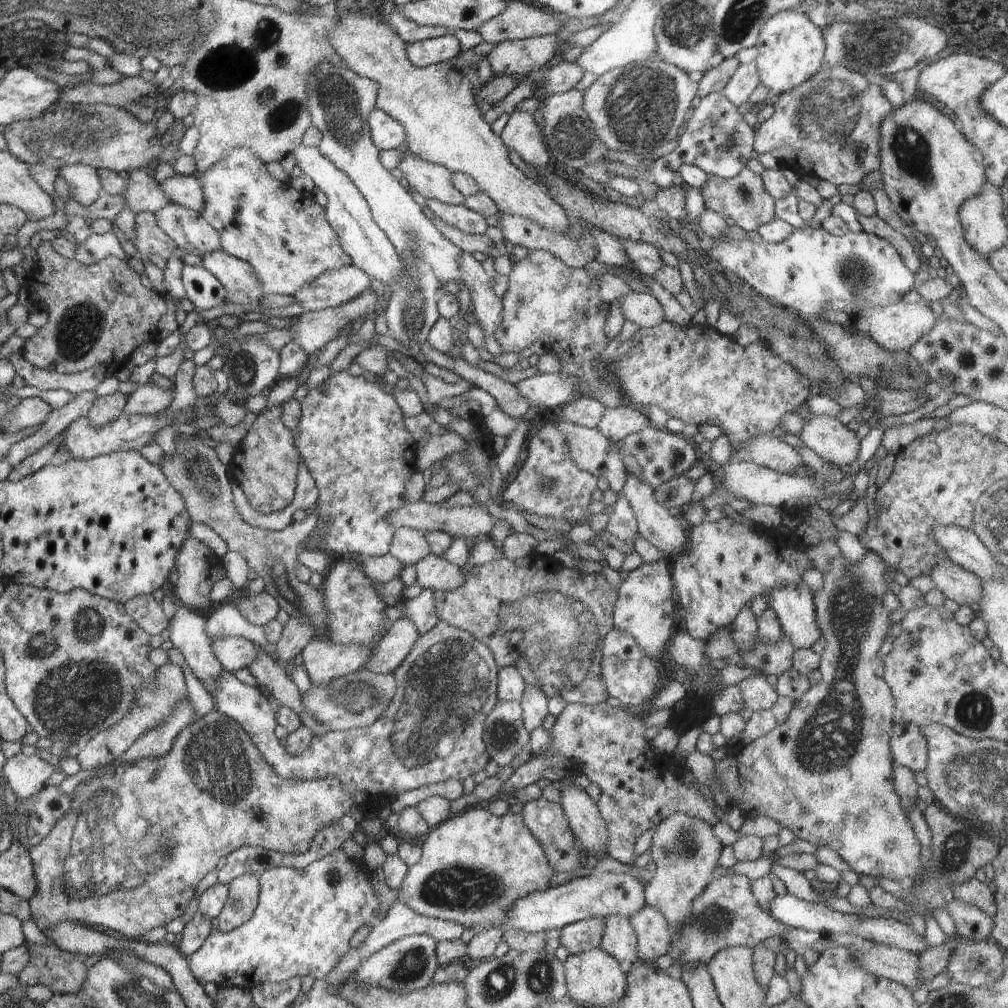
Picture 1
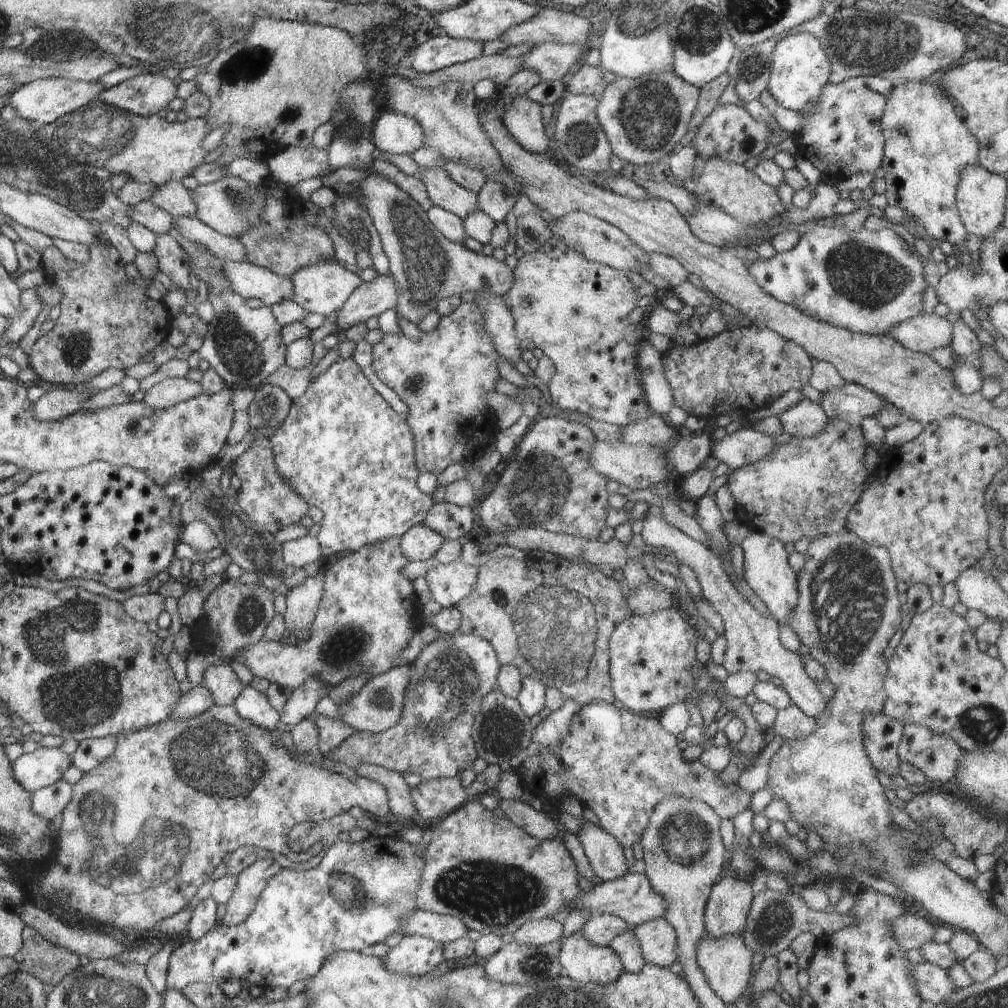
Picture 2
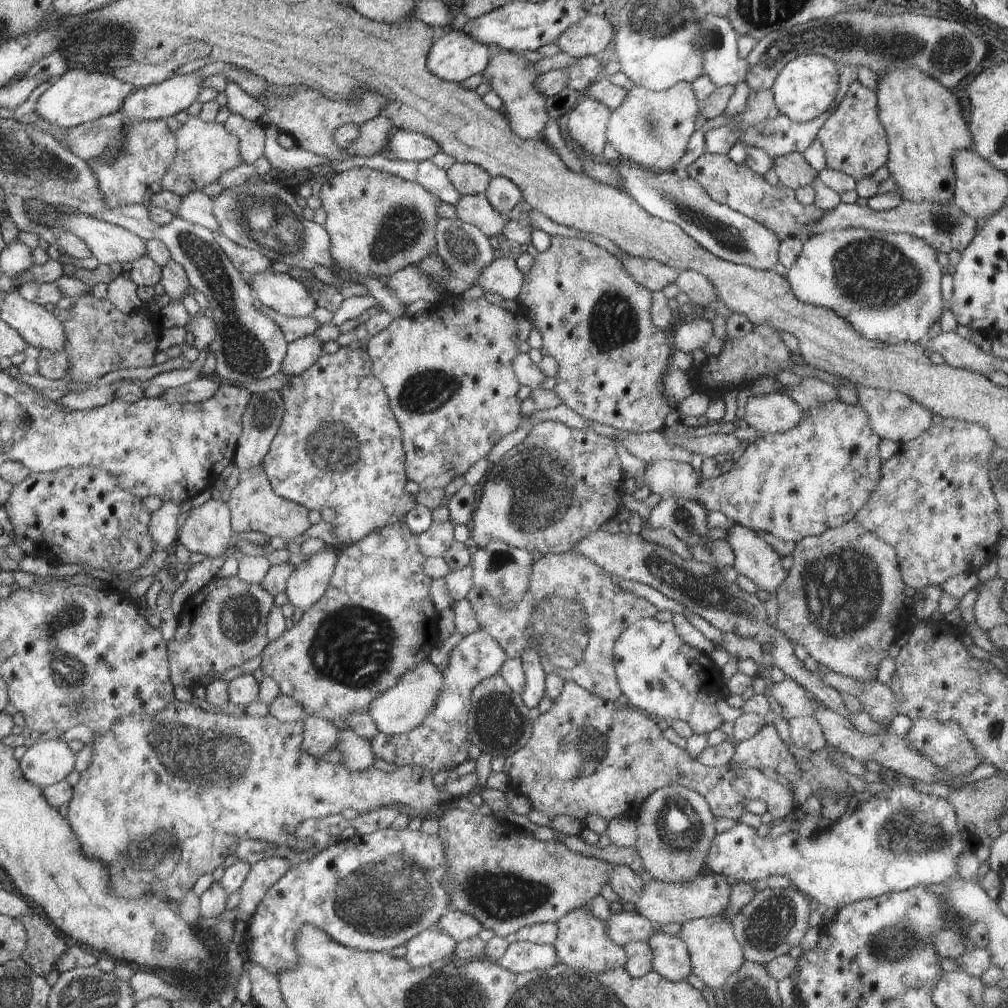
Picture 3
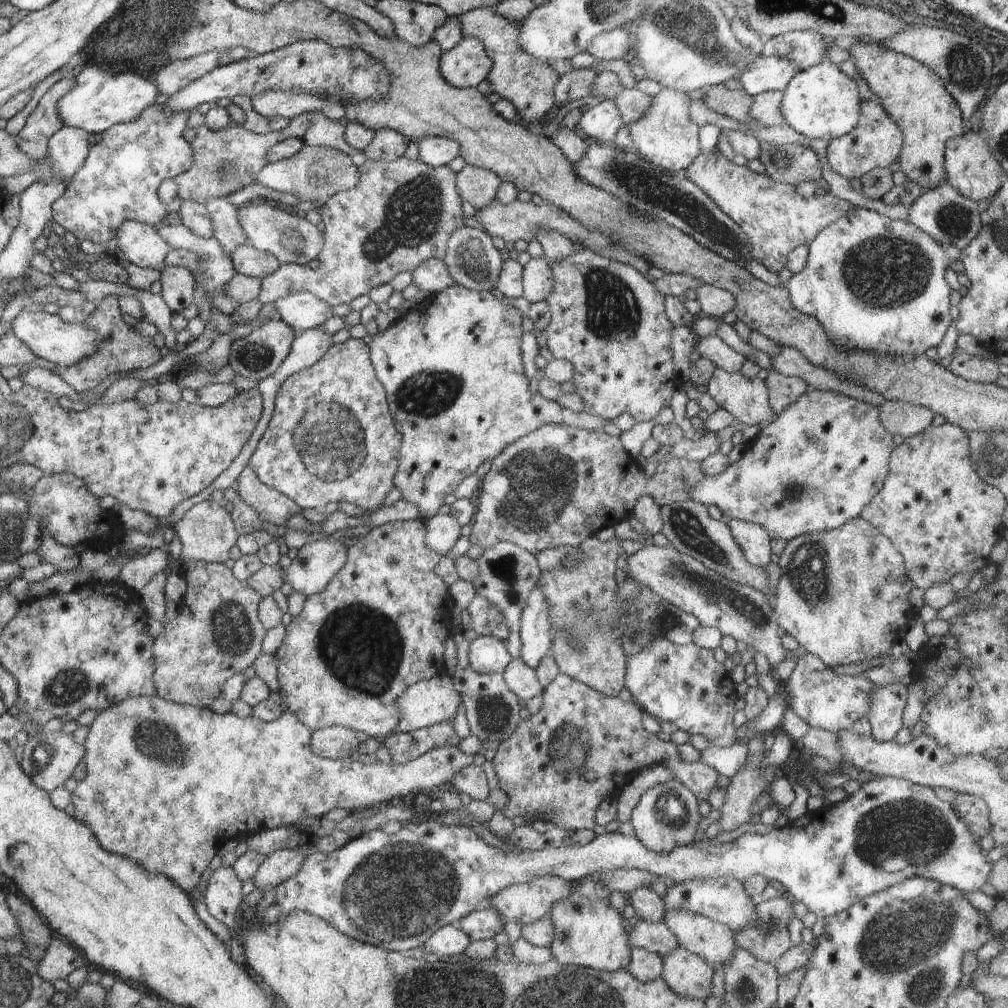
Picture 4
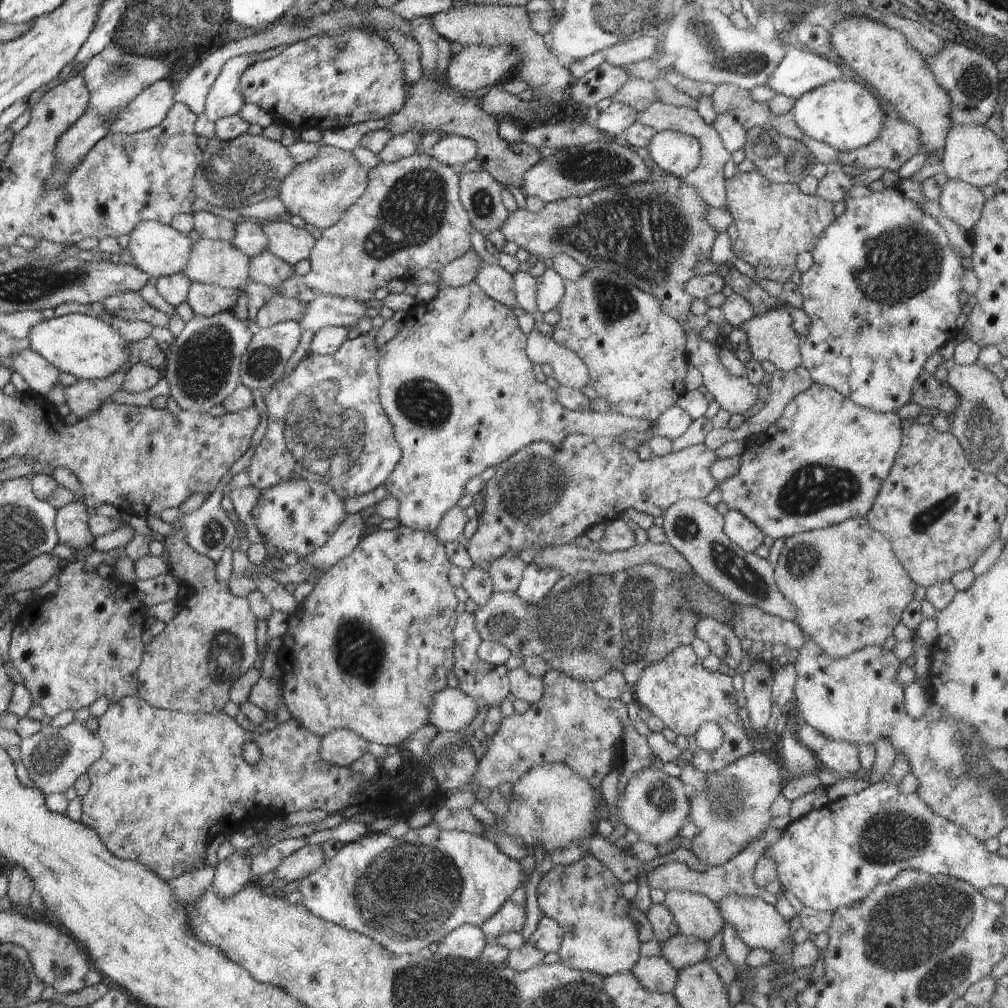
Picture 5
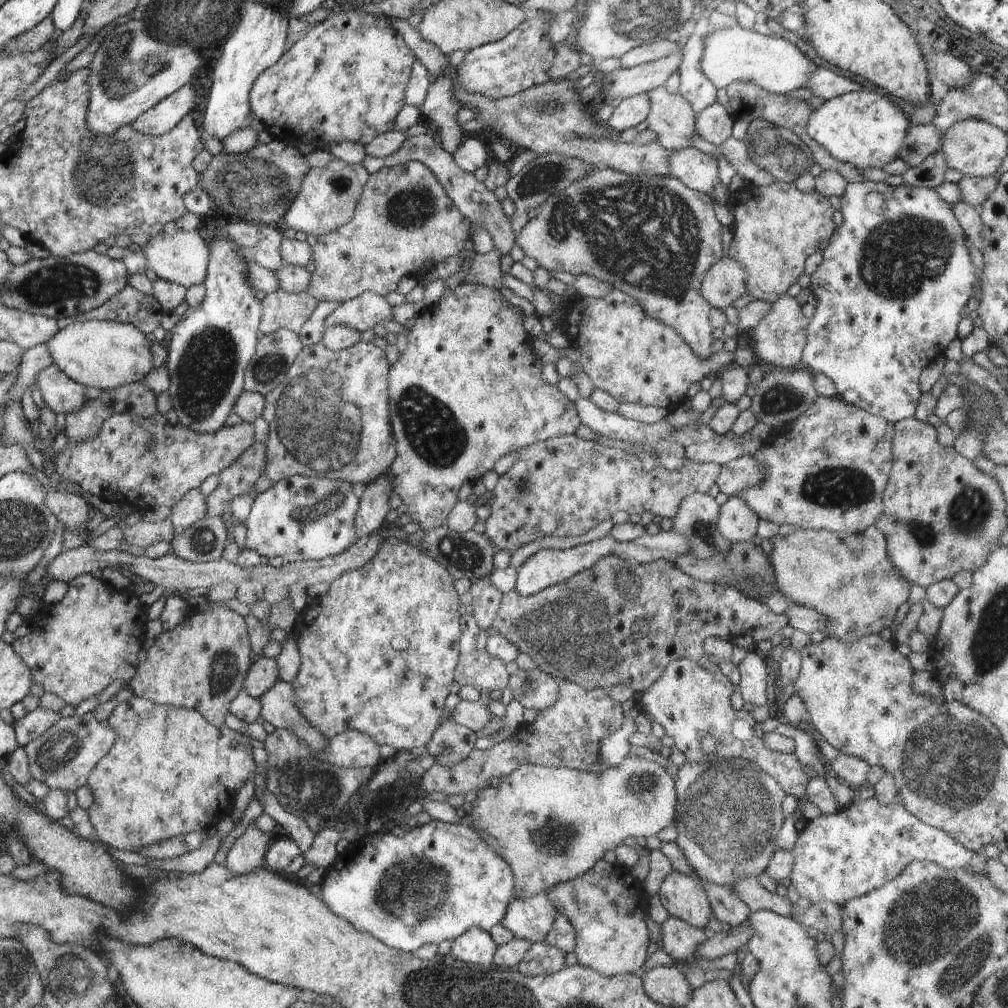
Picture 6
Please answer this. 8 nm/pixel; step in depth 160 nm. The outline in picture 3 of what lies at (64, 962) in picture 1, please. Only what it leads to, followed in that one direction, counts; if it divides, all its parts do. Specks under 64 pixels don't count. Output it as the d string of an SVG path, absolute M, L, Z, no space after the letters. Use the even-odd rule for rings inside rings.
M33 912L25 914L20 920L27 934L27 943L21 959L36 974L45 977L54 969L56 959L68 948L70 942L60 938L42 916Z

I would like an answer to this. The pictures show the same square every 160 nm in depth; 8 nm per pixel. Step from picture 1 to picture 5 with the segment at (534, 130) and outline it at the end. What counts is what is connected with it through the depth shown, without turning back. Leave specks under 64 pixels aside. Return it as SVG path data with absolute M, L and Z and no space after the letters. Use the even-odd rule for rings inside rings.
M456 1L450 10L431 16L432 28L451 43L461 43L463 47L484 45L487 47L509 46L521 54L521 62L512 72L512 77L520 77L530 84L529 88L539 90L538 98L551 96L552 104L558 104L562 94L574 79L571 72L562 66L557 56L550 50L547 39L534 32L528 11L524 7L483 5Z

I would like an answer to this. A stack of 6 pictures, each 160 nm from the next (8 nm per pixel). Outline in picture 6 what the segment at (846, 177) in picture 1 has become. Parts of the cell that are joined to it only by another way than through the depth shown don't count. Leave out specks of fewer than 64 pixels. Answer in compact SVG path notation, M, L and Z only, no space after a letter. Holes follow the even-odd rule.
M934 124L909 126L904 146L897 158L907 162L911 167L922 164L930 155L943 148L943 134Z

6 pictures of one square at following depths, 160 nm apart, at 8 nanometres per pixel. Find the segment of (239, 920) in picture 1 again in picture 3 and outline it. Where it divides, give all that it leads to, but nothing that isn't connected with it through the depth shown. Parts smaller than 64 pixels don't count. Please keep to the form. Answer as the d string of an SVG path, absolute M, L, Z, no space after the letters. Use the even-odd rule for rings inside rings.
M282 857L265 858L251 865L248 876L241 886L241 901L237 906L241 920L251 920L268 889L276 884L290 868L291 864Z

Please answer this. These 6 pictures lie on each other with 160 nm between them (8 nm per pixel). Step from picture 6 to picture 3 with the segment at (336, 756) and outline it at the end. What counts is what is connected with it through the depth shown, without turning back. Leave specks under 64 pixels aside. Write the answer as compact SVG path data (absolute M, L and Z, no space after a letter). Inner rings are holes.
M308 715L304 718L303 727L301 747L304 749L304 752L319 758L326 752L337 748L341 731L332 721Z

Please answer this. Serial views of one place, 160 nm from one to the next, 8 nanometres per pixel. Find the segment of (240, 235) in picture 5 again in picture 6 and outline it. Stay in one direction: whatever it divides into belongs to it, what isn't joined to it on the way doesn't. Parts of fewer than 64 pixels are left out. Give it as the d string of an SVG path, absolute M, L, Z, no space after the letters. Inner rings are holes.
M260 224L257 226L260 233L260 242L254 249L250 250L252 258L266 268L275 273L283 267L281 257L281 230L278 226Z

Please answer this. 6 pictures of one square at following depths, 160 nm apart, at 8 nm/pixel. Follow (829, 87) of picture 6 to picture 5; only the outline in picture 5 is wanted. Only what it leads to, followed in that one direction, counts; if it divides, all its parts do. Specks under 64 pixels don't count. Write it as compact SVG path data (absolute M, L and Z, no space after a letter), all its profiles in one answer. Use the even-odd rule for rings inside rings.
M792 45L785 48L787 55L765 85L780 95L797 99L819 86L849 78L832 60Z

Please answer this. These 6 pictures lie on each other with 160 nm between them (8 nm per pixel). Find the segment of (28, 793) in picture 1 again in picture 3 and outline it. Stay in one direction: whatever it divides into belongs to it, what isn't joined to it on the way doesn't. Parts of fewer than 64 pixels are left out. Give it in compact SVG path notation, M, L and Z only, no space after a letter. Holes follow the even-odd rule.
M60 738L38 740L27 748L19 767L28 782L43 789L75 770L75 752Z

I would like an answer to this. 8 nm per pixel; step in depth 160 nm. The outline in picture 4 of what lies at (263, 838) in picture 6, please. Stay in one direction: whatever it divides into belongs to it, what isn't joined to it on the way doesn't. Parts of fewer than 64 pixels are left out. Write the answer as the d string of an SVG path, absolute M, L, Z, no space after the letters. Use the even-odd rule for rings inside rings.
M222 865L212 871L204 892L208 912L230 929L234 929L236 918L242 909L241 886L242 881L237 878L234 869Z

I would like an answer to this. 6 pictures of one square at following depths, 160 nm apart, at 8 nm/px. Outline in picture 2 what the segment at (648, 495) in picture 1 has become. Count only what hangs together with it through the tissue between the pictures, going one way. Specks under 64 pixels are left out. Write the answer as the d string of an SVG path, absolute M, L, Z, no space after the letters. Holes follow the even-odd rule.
M649 505L645 517L640 522L643 521L640 535L648 548L658 549L658 551L665 550L674 560L690 566L698 579L703 596L720 614L724 624L724 638L727 640L727 649L722 665L728 674L753 672L764 678L776 676L782 681L782 688L790 695L793 704L804 714L813 719L824 717L827 714L828 699L820 693L816 683L806 674L803 658L780 644L776 619L774 620L772 616L761 615L731 583L719 558L712 550L668 524L663 519L658 507Z

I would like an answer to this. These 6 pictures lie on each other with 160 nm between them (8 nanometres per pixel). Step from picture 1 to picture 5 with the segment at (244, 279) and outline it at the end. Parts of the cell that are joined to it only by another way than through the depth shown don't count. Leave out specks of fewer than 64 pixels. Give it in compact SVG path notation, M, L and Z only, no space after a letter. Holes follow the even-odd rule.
M319 296L307 303L305 315L298 323L303 330L318 332L324 327L346 327L351 329L367 315L371 315L362 299L356 297Z

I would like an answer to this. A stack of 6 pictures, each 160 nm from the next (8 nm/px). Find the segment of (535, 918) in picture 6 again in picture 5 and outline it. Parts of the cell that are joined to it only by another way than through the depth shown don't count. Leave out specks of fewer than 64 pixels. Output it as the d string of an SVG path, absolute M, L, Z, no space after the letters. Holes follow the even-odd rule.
M510 898L495 915L480 925L483 933L491 941L504 932L520 932L526 922L526 905L517 905Z

